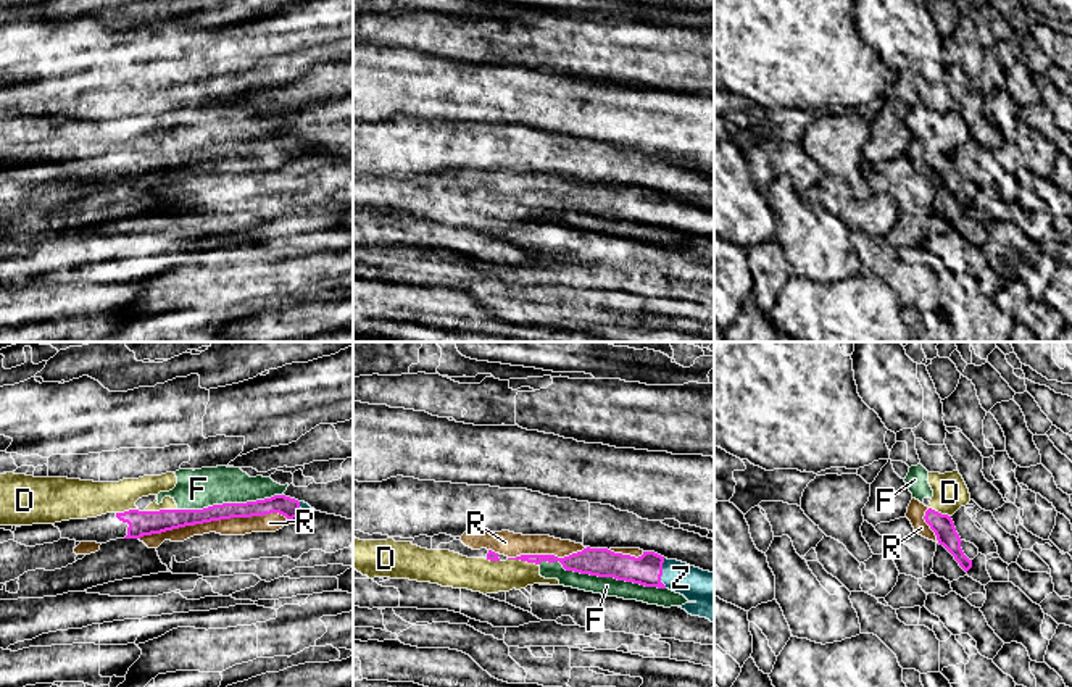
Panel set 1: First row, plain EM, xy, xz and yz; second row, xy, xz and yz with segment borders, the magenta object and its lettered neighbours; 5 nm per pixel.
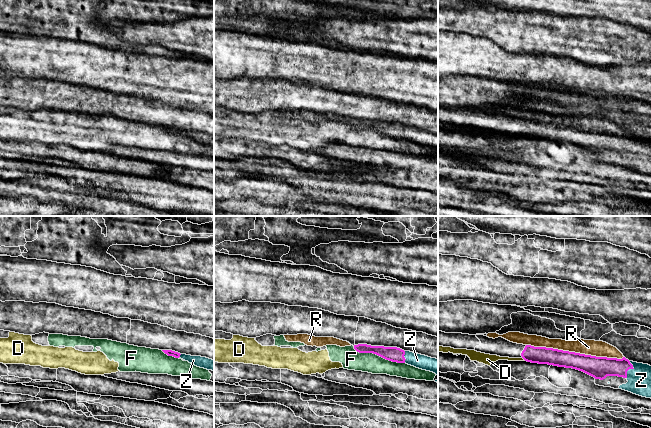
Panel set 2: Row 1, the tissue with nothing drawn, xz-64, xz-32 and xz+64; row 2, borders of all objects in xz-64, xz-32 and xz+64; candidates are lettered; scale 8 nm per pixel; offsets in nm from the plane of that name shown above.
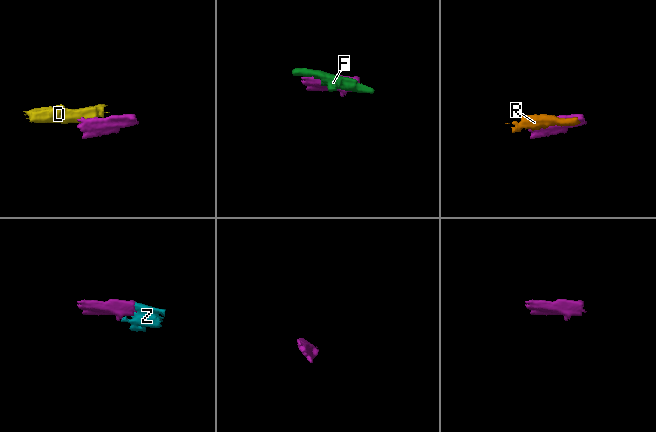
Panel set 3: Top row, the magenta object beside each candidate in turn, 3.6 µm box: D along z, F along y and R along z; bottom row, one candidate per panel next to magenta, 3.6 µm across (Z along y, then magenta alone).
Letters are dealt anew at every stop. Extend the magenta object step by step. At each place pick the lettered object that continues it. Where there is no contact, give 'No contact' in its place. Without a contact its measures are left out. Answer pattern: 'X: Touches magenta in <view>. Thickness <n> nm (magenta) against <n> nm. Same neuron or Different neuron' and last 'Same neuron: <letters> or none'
D: Touches magenta in xy. Thickness 130 nm (magenta) against 160 nm. Different neuron
F: Touches magenta in xz. Thickness 160 nm (magenta) against 100 nm. Different neuron
R: Touches magenta in xy. Thickness 110 nm (magenta) against 100 nm. Same neuron
Z: Touches magenta in xz. Thickness 160 nm (magenta) against 180 nm. Same neuron
Same neuron: R, Z

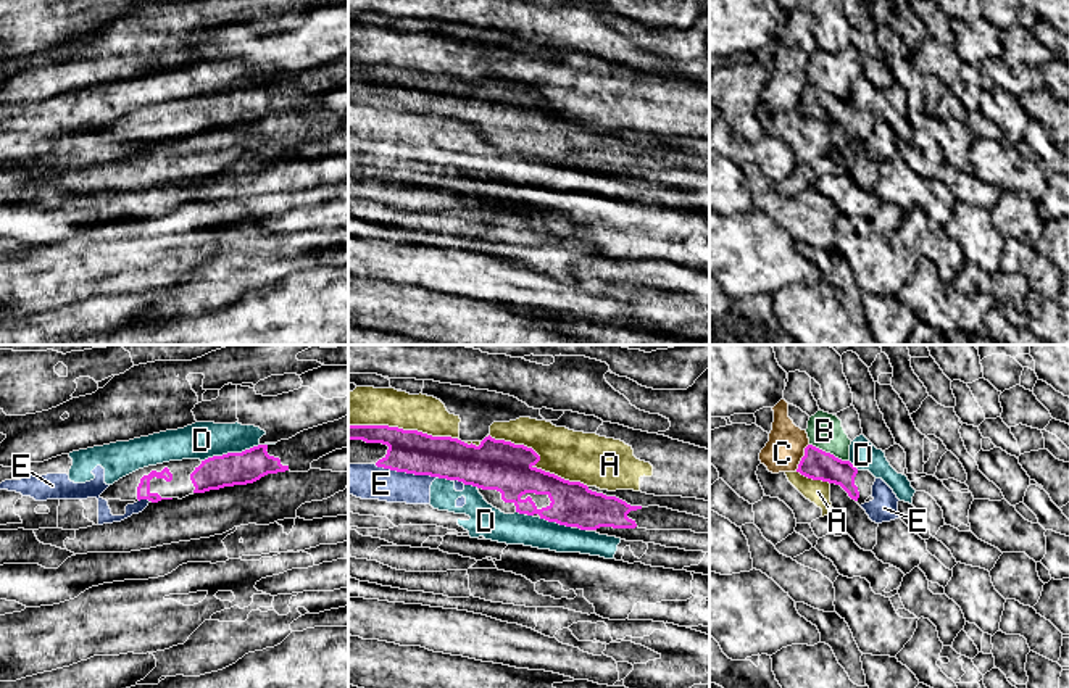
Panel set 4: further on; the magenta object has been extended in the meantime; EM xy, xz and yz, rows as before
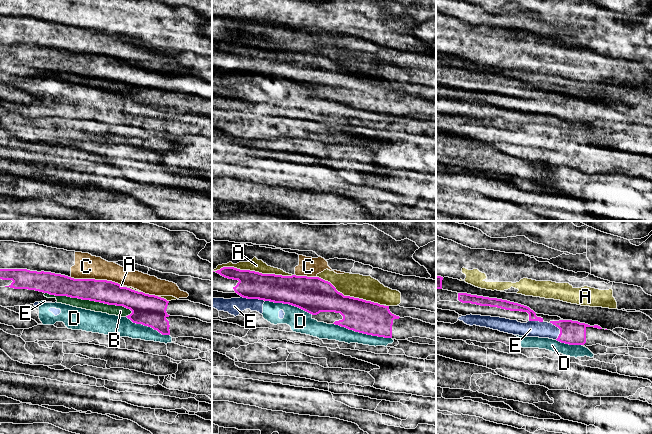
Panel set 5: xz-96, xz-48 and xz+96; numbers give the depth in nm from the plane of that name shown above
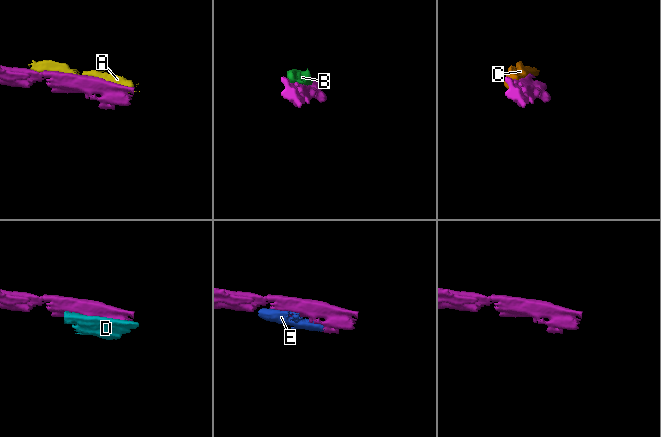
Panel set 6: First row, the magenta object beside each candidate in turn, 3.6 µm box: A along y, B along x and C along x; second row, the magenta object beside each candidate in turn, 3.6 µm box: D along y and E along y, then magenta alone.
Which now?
A: Touches magenta in xz. Thickness 260 nm (magenta) against 260 nm. Different neuron
B: Touches magenta in yz. Thickness 150 nm (magenta) against 180 nm. Different neuron
C: Touches magenta in yz. Thickness 150 nm (magenta) against 190 nm. Different neuron
D: Touches magenta in xy. Thickness 160 nm (magenta) against 190 nm. Different neuron
E: Touches magenta in xz. Thickness 220 nm (magenta) against 180 nm. Different neuron
Same neuron: none

